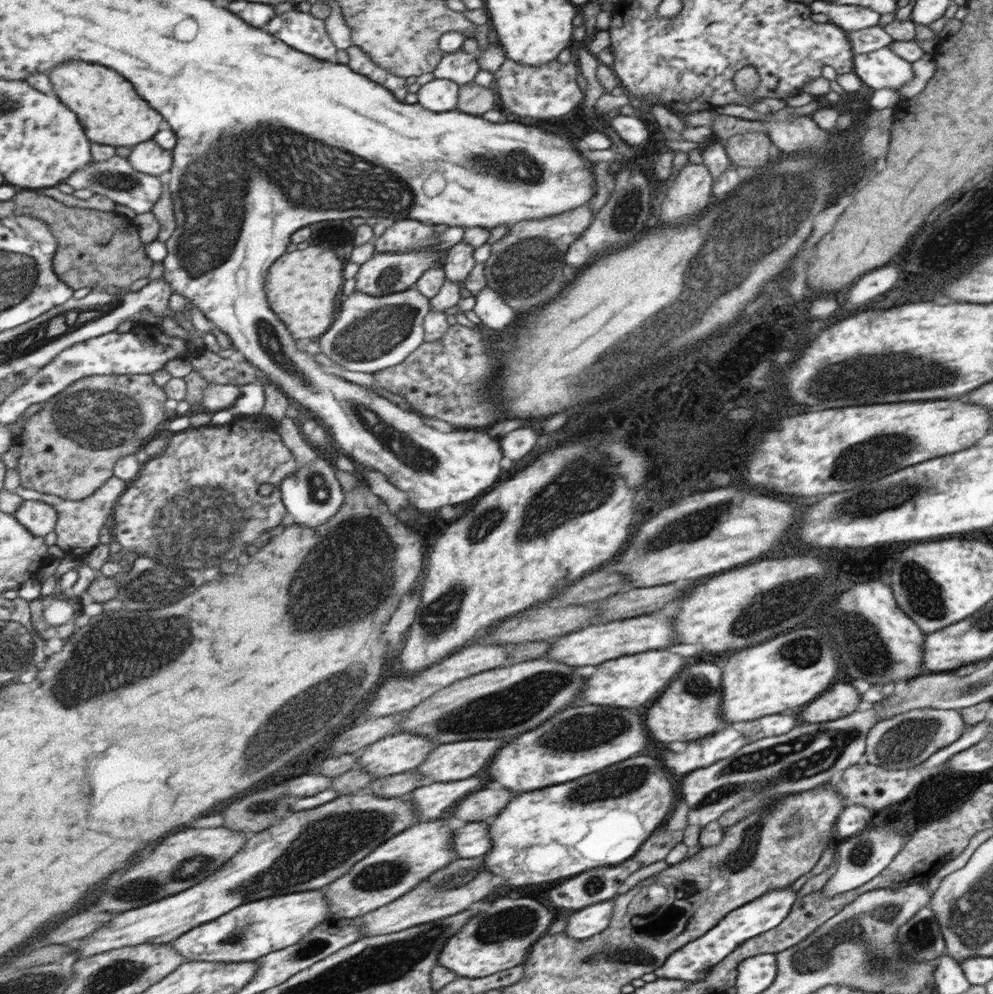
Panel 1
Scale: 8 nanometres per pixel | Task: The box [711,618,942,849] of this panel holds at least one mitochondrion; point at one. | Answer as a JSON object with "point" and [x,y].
{"point":[803,650]}

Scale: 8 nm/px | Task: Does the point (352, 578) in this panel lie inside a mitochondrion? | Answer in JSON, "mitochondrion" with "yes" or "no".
{"mitochondrion":"yes"}

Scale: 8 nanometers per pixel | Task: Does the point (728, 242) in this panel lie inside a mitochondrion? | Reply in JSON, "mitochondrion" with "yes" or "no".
{"mitochondrion":"yes"}

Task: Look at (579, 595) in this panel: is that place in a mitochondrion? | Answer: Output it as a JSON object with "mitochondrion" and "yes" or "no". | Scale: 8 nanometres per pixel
{"mitochondrion":"no"}

